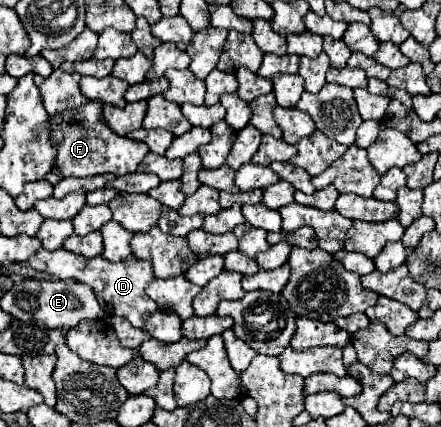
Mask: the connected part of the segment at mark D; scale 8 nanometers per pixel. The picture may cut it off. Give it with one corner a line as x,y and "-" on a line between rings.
63,248
47,252
47,250
37,250
37,254
33,254
33,258
29,258
29,264
33,270
49,274
53,278
59,280
75,280
75,282
85,282
93,288
101,308
109,314
117,314
127,318
135,328
143,328
145,320
157,312
157,304
145,294
147,284
155,278
153,274
153,266
147,260
139,260
135,256
129,256
125,262
113,264
109,260
105,260
103,256
95,256
95,258
85,258
73,252
67,252

